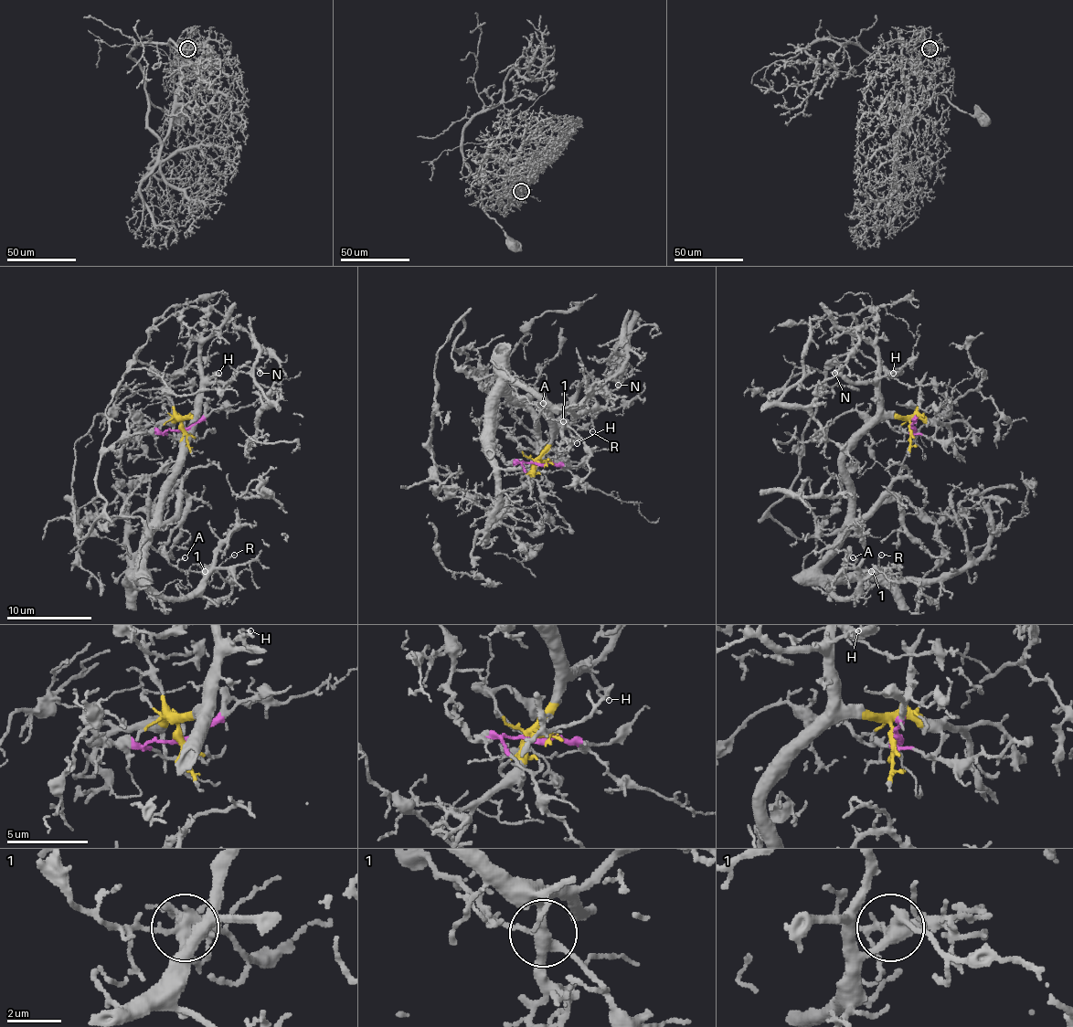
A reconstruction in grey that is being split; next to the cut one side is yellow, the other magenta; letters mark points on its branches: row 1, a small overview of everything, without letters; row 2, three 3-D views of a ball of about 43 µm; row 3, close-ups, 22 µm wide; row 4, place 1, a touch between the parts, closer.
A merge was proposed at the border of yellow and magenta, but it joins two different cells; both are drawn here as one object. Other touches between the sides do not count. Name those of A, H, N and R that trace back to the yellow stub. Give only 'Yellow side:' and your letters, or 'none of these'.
Yellow side: H, N

